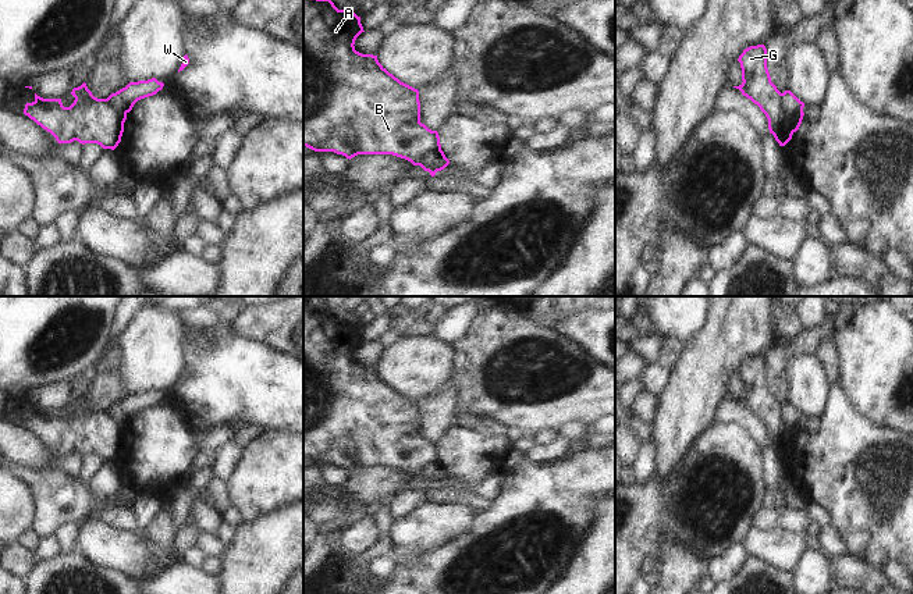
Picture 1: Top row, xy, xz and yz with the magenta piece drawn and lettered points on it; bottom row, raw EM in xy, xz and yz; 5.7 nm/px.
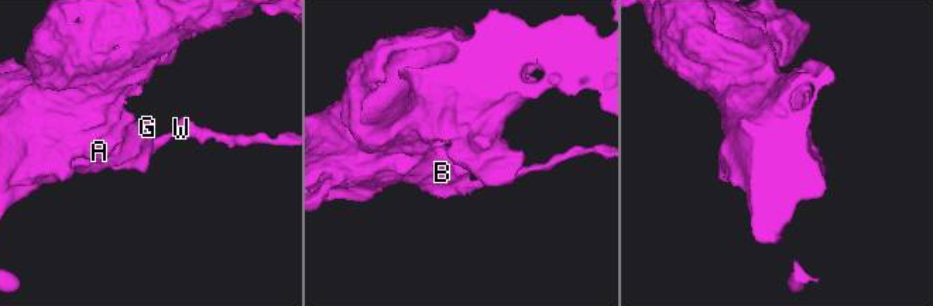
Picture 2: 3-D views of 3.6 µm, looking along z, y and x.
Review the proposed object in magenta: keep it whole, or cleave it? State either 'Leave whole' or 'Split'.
Split

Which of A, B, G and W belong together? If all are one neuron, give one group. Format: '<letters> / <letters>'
A B G / W

